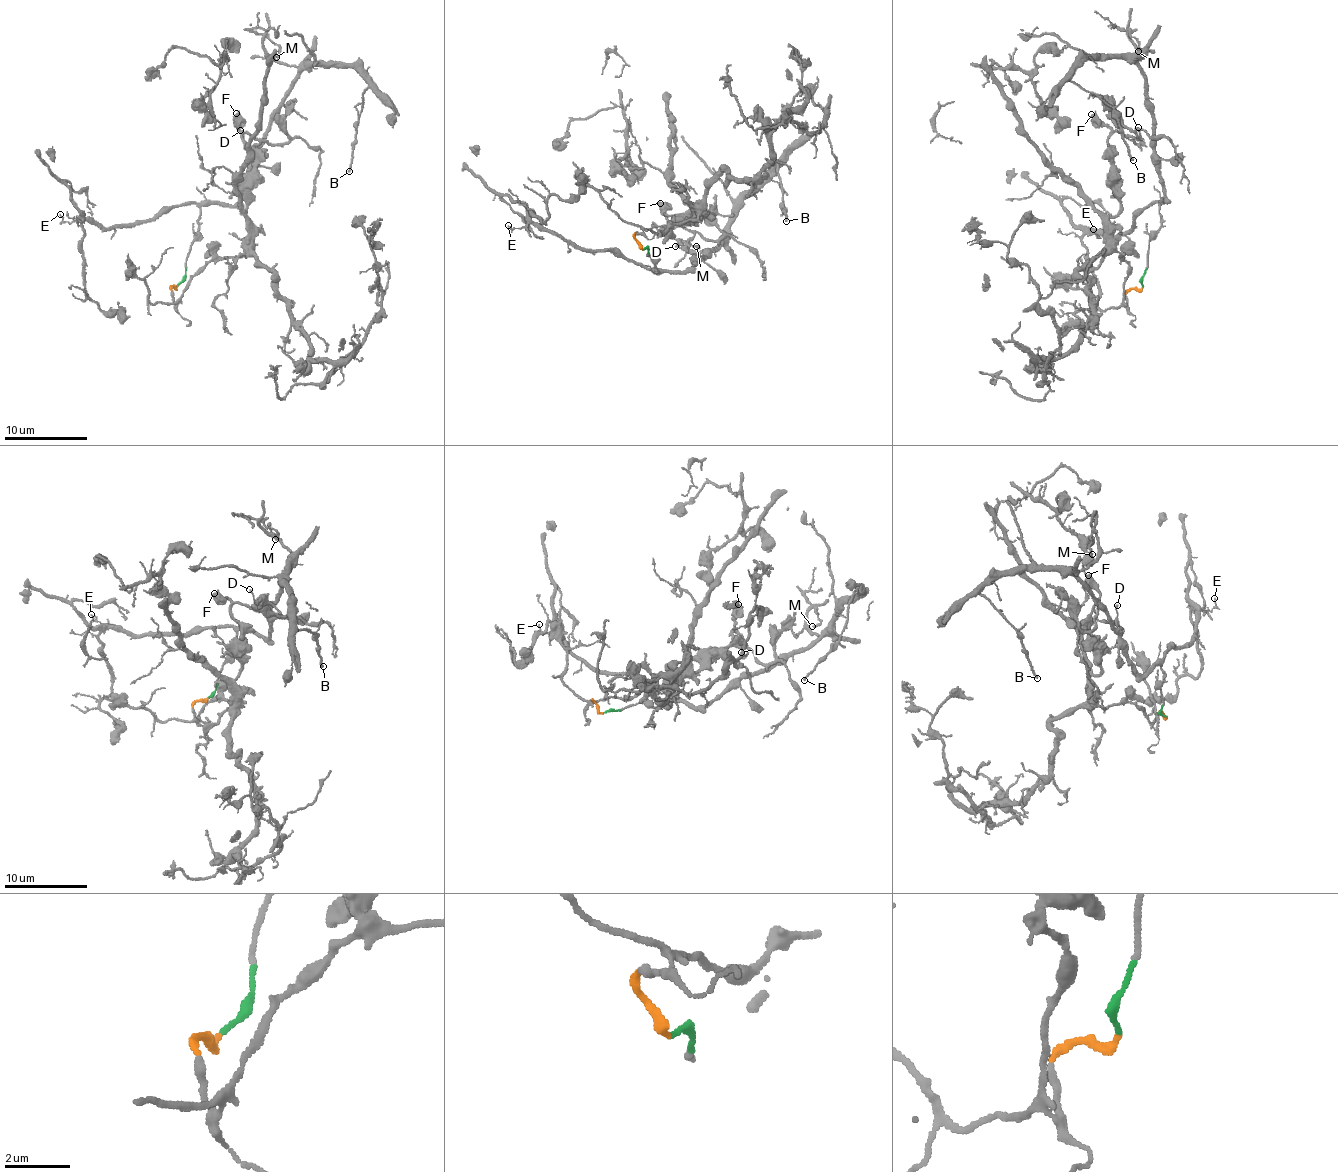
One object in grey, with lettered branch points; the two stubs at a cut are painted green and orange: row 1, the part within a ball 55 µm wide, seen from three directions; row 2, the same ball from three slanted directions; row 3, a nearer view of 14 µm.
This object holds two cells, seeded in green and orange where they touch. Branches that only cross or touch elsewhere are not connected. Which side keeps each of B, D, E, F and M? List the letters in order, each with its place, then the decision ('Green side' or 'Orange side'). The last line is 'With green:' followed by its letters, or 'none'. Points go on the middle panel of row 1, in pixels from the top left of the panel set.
B: Place: (786, 221). Green side
D: Place: (675, 246). Orange side
E: Place: (508, 225). Green side
F: Place: (660, 203). Orange side
M: Place: (696, 246). Green side
With green: B, E, M

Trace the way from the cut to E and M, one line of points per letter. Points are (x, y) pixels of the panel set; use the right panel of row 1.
E: (1142, 286), (1148, 241), (1160, 226), (1157, 202), (1114, 238), (1095, 233), (1098, 237), (1093, 229)
M: (1142, 286), (1148, 241), (1160, 226), (1158, 205), (1168, 201), (1138, 63), (1142, 51), (1128, 32), (1138, 50)

